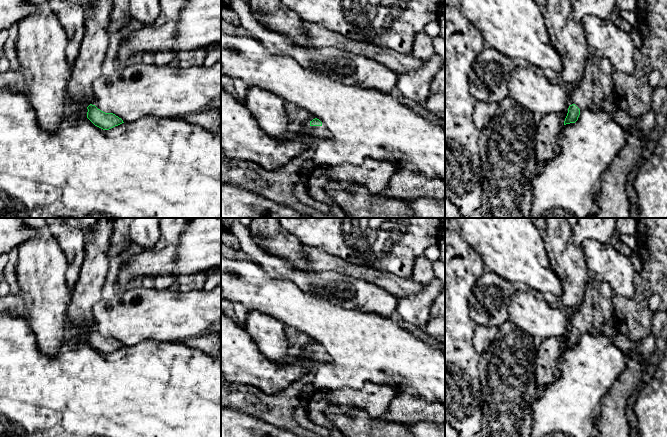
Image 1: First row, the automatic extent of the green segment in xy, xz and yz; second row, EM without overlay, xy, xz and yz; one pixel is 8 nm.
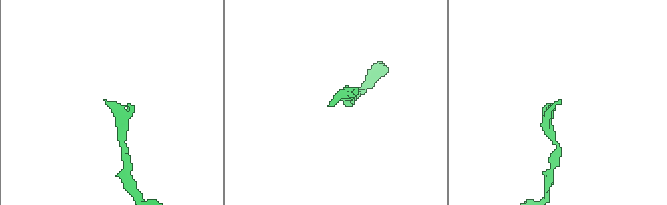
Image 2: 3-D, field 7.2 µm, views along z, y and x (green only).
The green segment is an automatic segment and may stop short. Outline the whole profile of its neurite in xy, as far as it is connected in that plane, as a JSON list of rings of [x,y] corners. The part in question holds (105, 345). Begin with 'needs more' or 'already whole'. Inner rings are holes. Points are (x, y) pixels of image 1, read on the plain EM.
needs more | [[[94,318],[89,323],[90,329],[87,331],[87,342],[97,351],[103,354],[109,354],[115,350],[118,350],[123,346],[121,342],[113,337],[105,337],[98,333],[95,328]]]

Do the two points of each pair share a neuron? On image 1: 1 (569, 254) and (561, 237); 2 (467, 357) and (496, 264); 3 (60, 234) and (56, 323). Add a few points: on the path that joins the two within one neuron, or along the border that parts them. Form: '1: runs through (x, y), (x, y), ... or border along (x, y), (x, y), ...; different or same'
1: runs through (565, 250), (561, 246), (561, 241); same
2: border along (482, 260), (486, 269); different
3: border along (48, 228), (64, 254), (66, 268); different

